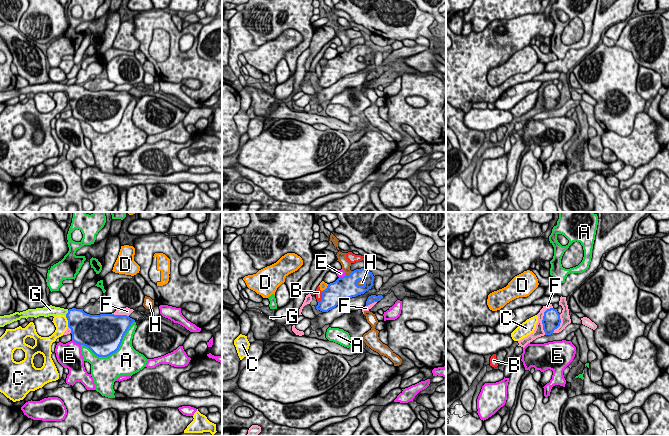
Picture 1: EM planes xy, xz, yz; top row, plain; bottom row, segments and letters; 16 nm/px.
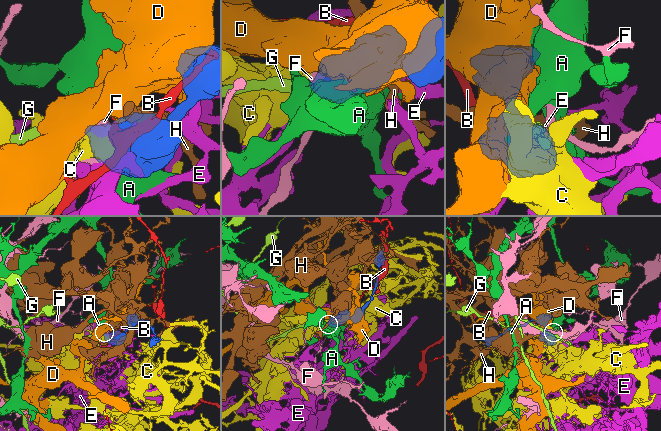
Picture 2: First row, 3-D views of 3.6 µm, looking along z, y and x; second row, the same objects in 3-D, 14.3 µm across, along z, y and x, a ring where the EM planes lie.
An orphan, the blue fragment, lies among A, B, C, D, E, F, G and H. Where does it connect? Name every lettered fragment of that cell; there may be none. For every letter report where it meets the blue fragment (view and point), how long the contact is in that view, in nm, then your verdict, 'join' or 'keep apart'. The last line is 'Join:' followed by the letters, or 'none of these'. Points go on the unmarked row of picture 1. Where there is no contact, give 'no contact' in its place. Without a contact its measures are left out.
A: xy (113, 128) | 950 nm | keep apart
B: xz (322, 73) | 200 nm | keep apart
C: xy (68, 97) | 180 nm | keep apart
D: xz (326, 64) | 170 nm | keep apart
E: xy (76, 118) | 180 nm | keep apart
F: yz (543, 95) | 460 nm | keep apart
G: xy (67, 89) | 110 nm | join
H: xz (348, 51) | 140 nm | keep apart
Join: G

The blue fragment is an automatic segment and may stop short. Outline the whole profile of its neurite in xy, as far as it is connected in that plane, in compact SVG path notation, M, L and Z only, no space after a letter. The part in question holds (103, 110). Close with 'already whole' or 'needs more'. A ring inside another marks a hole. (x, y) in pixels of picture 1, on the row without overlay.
M50 81L0 92L0 103L21 94L54 93L57 91L64 91L67 94L72 116L79 121L88 123L98 133L108 133L115 129L119 125L125 109L135 98L127 91L90 91L85 89L83 85L72 84L68 86Z | needs more

